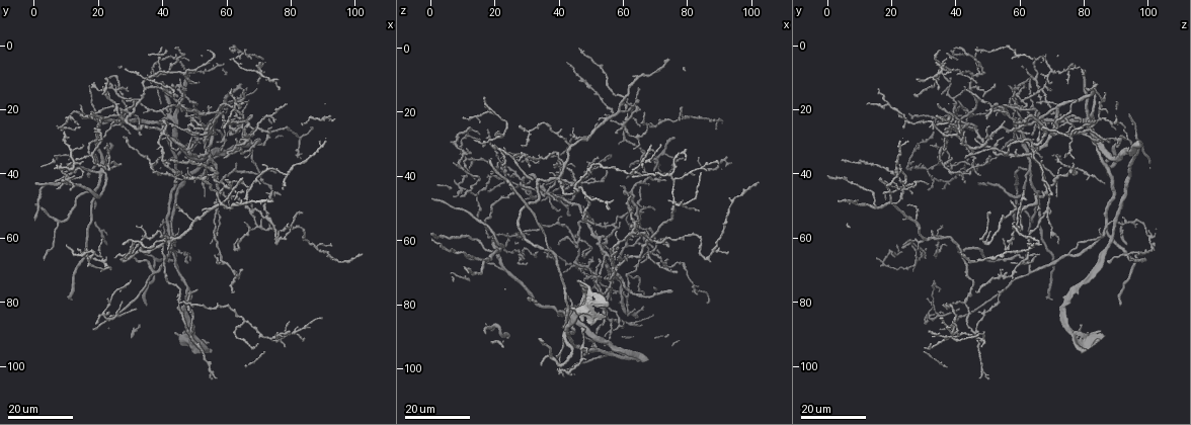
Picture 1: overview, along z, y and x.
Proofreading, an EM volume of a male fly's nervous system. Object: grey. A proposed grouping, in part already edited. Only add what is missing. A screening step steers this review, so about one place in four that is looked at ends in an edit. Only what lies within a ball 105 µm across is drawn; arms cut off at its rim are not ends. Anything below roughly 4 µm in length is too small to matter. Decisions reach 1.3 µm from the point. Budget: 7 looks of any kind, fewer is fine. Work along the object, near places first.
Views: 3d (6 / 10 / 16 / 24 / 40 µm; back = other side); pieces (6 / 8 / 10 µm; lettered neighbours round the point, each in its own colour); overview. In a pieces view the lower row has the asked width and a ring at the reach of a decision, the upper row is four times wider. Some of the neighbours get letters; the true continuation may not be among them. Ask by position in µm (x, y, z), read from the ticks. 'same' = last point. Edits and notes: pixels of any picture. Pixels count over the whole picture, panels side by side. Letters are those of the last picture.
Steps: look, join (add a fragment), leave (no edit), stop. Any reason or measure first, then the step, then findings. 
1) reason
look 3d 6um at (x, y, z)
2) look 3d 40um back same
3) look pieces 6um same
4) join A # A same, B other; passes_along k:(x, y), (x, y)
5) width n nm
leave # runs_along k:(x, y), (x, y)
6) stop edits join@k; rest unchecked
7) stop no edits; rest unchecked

free end
look 3d 16um at (31.5, 82.5, 41.0)

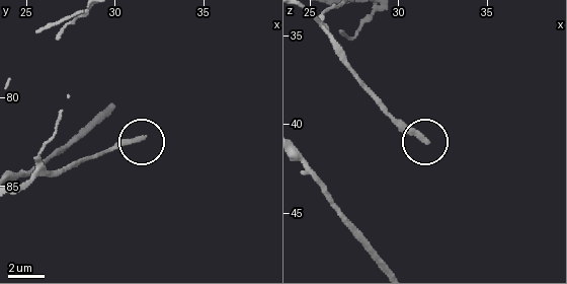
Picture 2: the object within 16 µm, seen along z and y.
closer look
look 3d 10um at (31.6, 82.3, 40.9)

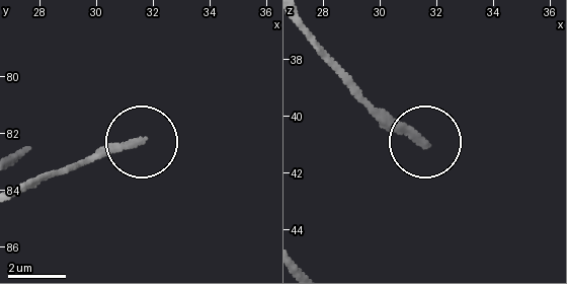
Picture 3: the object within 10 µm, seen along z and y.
look pieces 10um at (31.6, 82.2, 40.9)

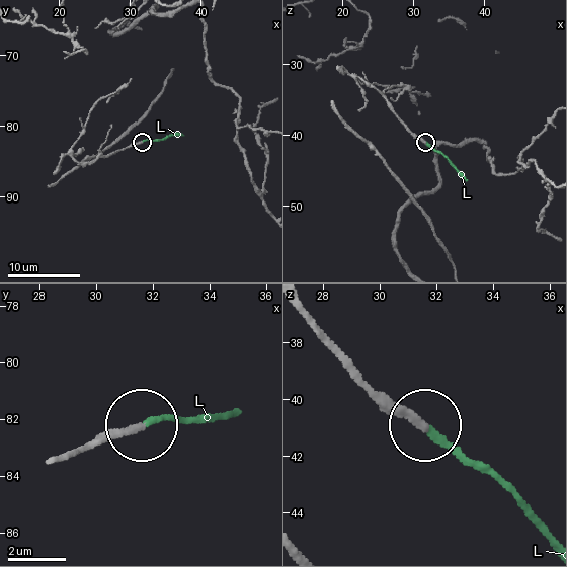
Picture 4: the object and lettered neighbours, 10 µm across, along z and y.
width 220 nm
join L # L same; passes_along 4:(123, 149), (144, 140), (183, 135); it goes on there

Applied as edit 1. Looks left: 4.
see it whole again
look overview

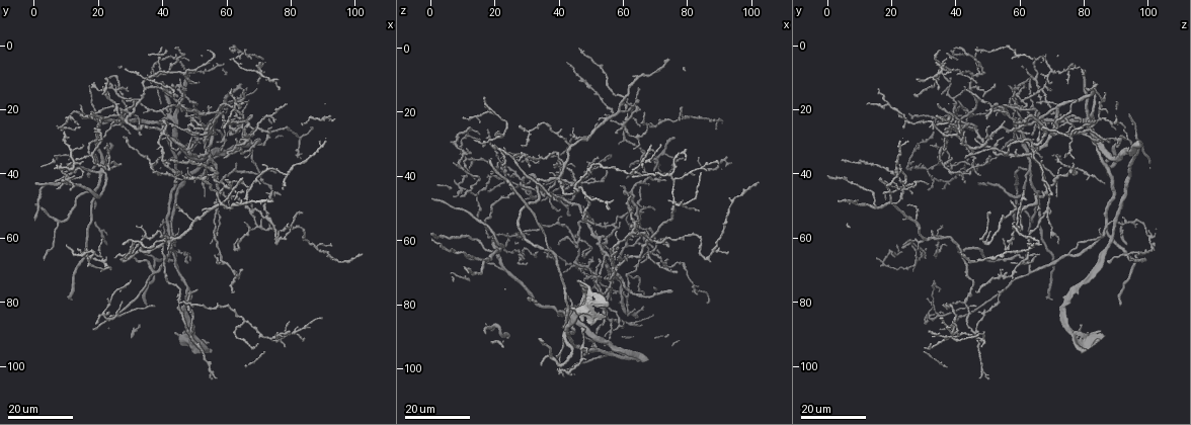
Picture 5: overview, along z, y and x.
an open end
look 3d 16um at (78.5, 44.0, 18.5)

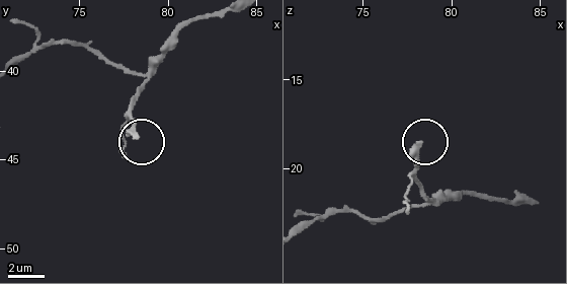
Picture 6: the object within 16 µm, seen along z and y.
look pieces 6um at (78.2, 43.7, 18.6)

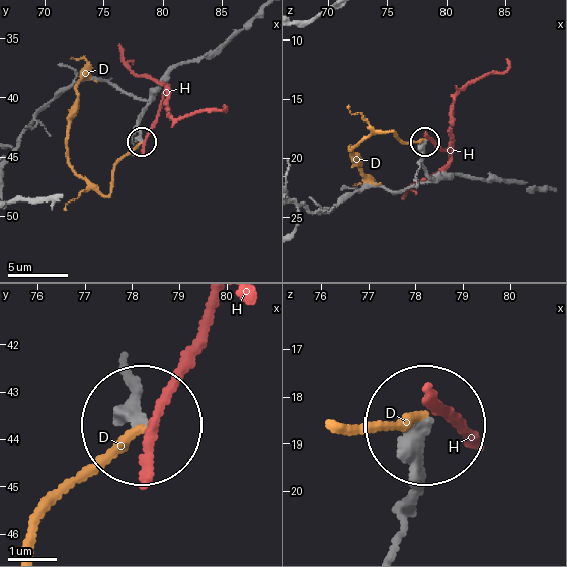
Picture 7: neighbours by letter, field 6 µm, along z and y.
leave # D other, H other; none of them fits

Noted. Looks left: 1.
stop edits join@4; rest unchecked

